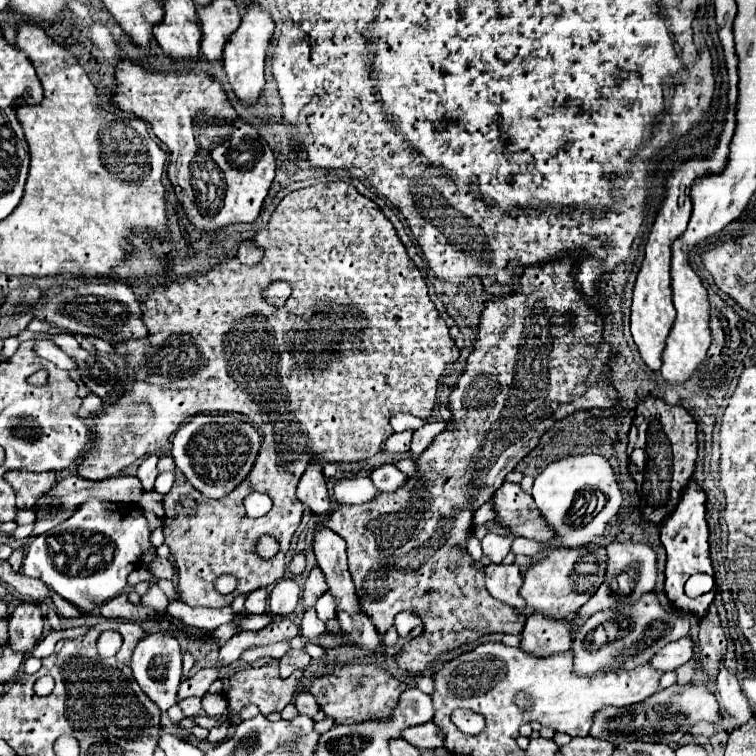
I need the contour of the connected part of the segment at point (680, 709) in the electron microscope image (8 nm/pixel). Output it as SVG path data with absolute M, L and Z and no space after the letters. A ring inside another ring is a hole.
M674 684L628 708L606 708L606 710L598 712L594 718L590 736L600 738L600 740L610 740L614 744L634 742L634 740L676 744L700 720L708 720L708 722L720 720L720 704L718 704L714 692L708 686Z

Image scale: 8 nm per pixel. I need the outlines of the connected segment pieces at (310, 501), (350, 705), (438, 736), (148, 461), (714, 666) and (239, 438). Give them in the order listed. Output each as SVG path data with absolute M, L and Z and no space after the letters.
M310 464L306 468L296 494L302 504L306 504L316 516L320 516L320 520L330 512L330 496L320 464Z
M356 664L334 668L332 672L318 676L312 682L310 692L314 694L320 710L326 716L332 716L336 724L356 724L370 718L386 716L398 704L398 698L406 688L408 686L404 682L394 678L390 672L378 668L376 664Z
M426 722L414 728L406 728L402 738L406 738L412 746L416 748L438 748L444 744L444 732L434 724L434 722Z
M148 456L148 458L144 458L144 462L142 462L140 468L137 469L136 476L141 481L144 490L154 490L154 480L156 480L156 476L158 476L156 462L158 462L156 456Z
M712 610L700 620L700 668L712 678L718 674L718 662L726 654L726 636L720 626L720 616Z
M194 416L184 424L172 440L172 456L190 484L208 498L222 498L230 494L250 474L260 452L262 436L248 422L224 422L218 416Z

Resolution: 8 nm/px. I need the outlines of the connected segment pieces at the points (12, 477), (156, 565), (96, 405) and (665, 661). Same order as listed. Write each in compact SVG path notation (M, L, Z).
M8 472L4 476L8 484L16 492L16 506L18 508L32 508L36 500L48 492L56 484L56 474L54 472L42 472L42 474L32 474L32 472Z
M156 556L156 560L148 568L156 578L168 578L168 580L174 578L174 566L170 564L168 558L158 558Z
M88 394L88 396L84 398L80 410L78 410L78 416L82 416L82 418L90 418L90 416L98 414L100 408L102 408L102 400L100 400L96 394Z
M684 636L682 640L676 640L676 642L670 642L662 648L662 652L654 654L650 664L662 672L668 672L668 670L676 670L678 666L686 664L688 660L692 660L694 656L694 642L690 636Z

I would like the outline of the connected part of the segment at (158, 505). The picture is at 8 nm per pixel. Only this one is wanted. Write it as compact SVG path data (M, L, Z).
M144 492L140 498L140 504L144 510L154 512L156 516L162 516L162 496L156 492Z

